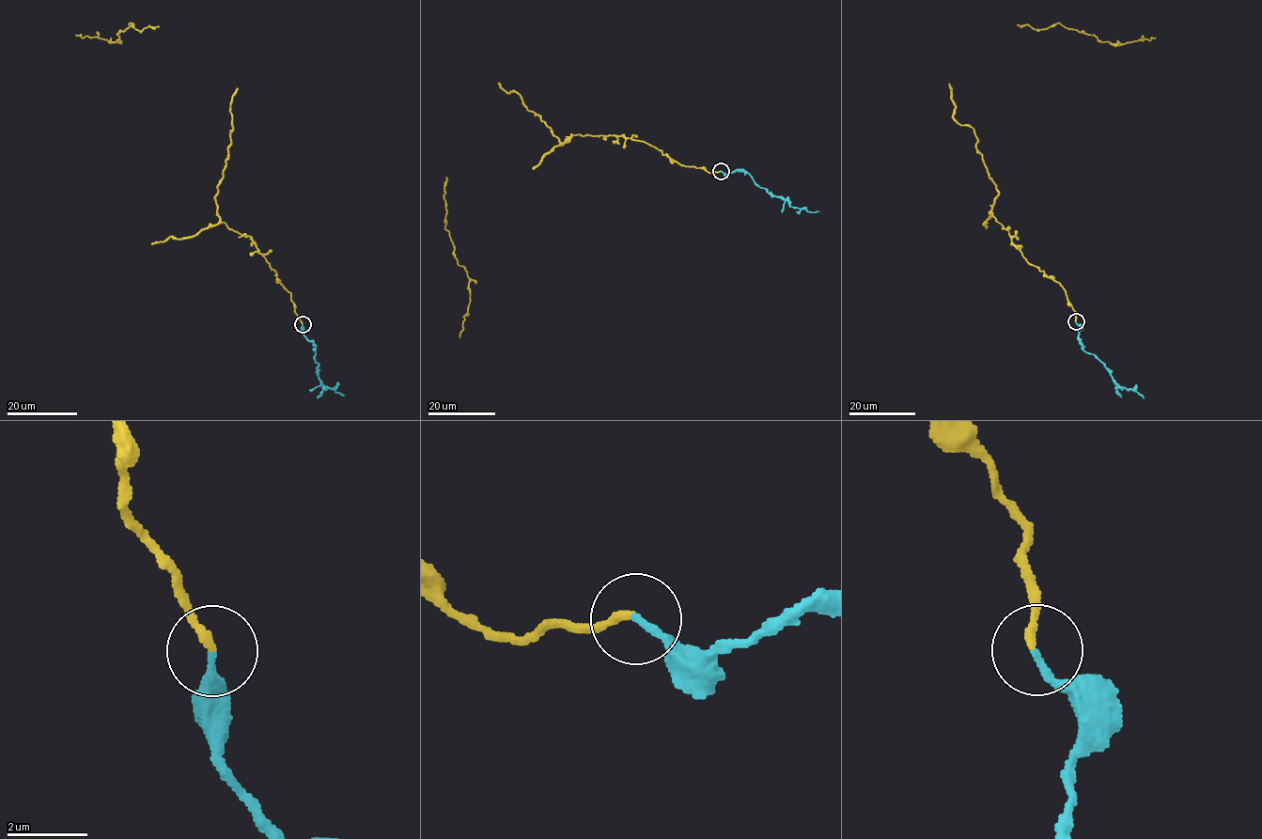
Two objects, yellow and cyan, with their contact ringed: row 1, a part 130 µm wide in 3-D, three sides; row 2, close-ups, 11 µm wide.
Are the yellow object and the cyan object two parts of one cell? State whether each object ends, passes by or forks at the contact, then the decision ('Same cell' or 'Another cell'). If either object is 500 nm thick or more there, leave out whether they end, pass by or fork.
At the ring yellow ends. At the ring cyan ends. Same cell

